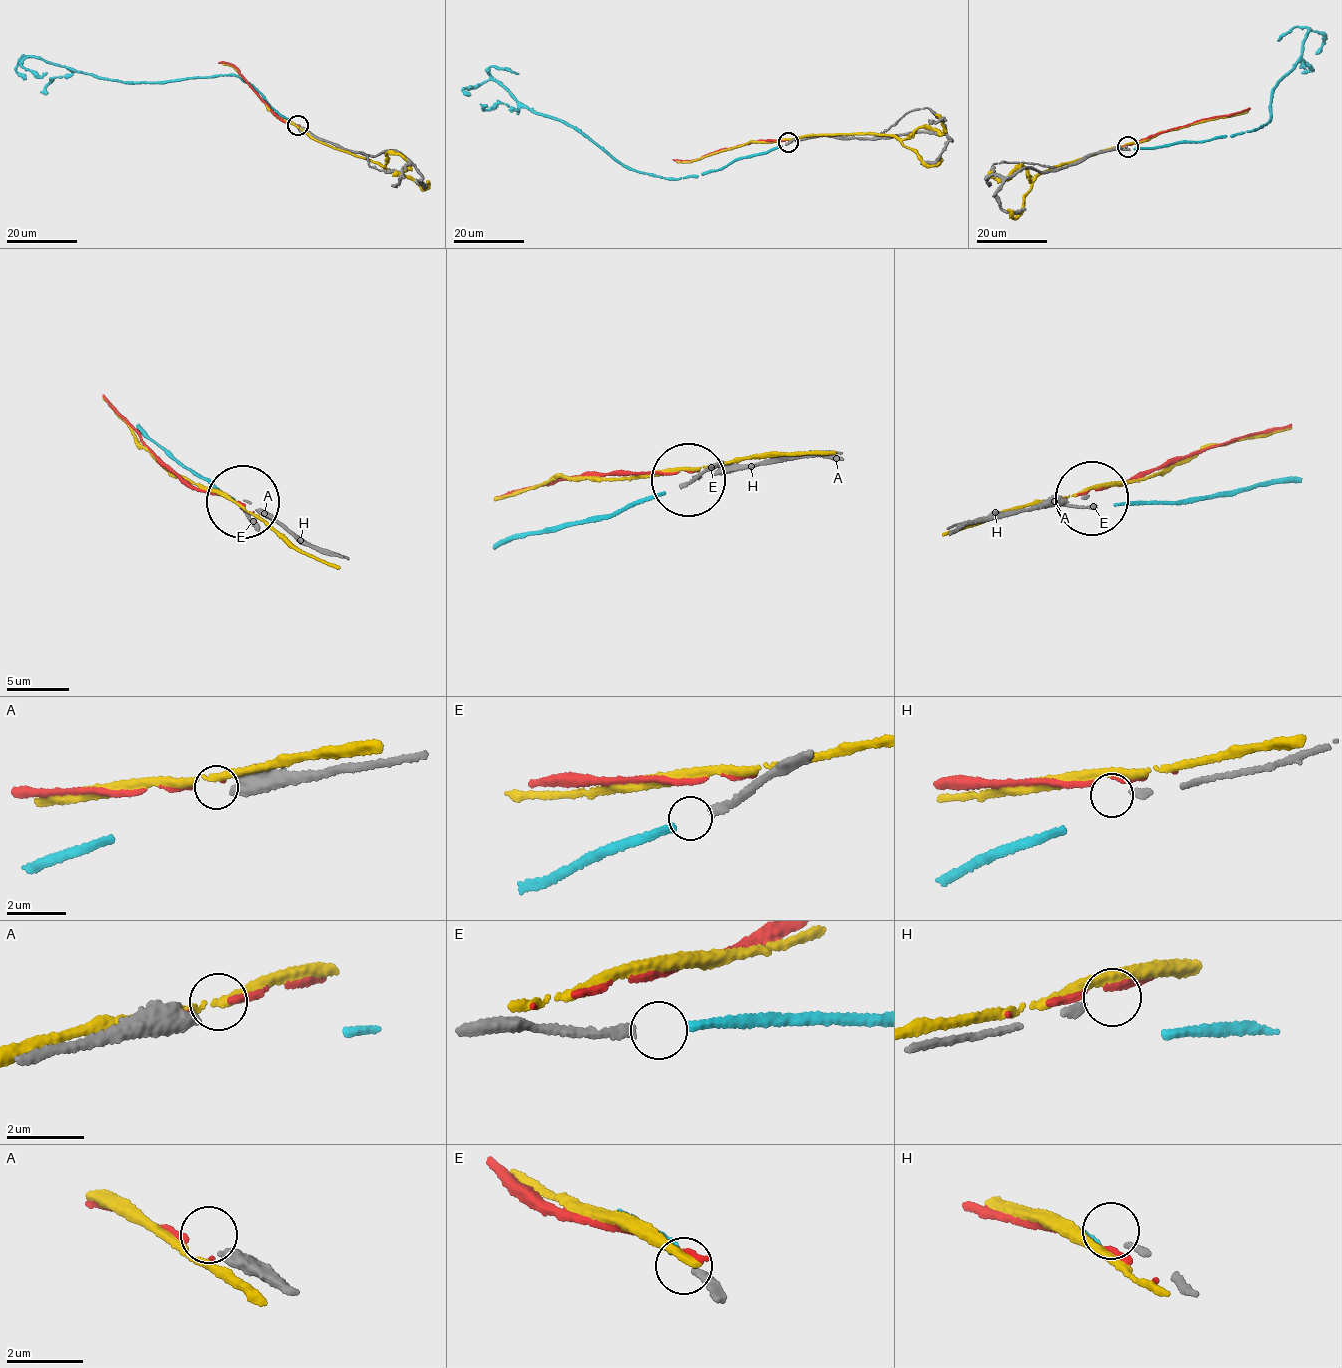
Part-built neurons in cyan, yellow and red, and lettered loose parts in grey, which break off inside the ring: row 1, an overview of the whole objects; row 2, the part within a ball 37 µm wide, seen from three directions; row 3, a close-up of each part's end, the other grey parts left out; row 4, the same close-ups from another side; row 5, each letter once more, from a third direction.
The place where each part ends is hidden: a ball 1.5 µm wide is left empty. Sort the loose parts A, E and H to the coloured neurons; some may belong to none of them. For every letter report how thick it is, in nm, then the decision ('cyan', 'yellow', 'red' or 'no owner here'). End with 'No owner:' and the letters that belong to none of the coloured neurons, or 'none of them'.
A: 440 nm thick; no owner here
E: 200 nm thick; cyan
H: 170 nm thick; no owner here
No owner: A, H

